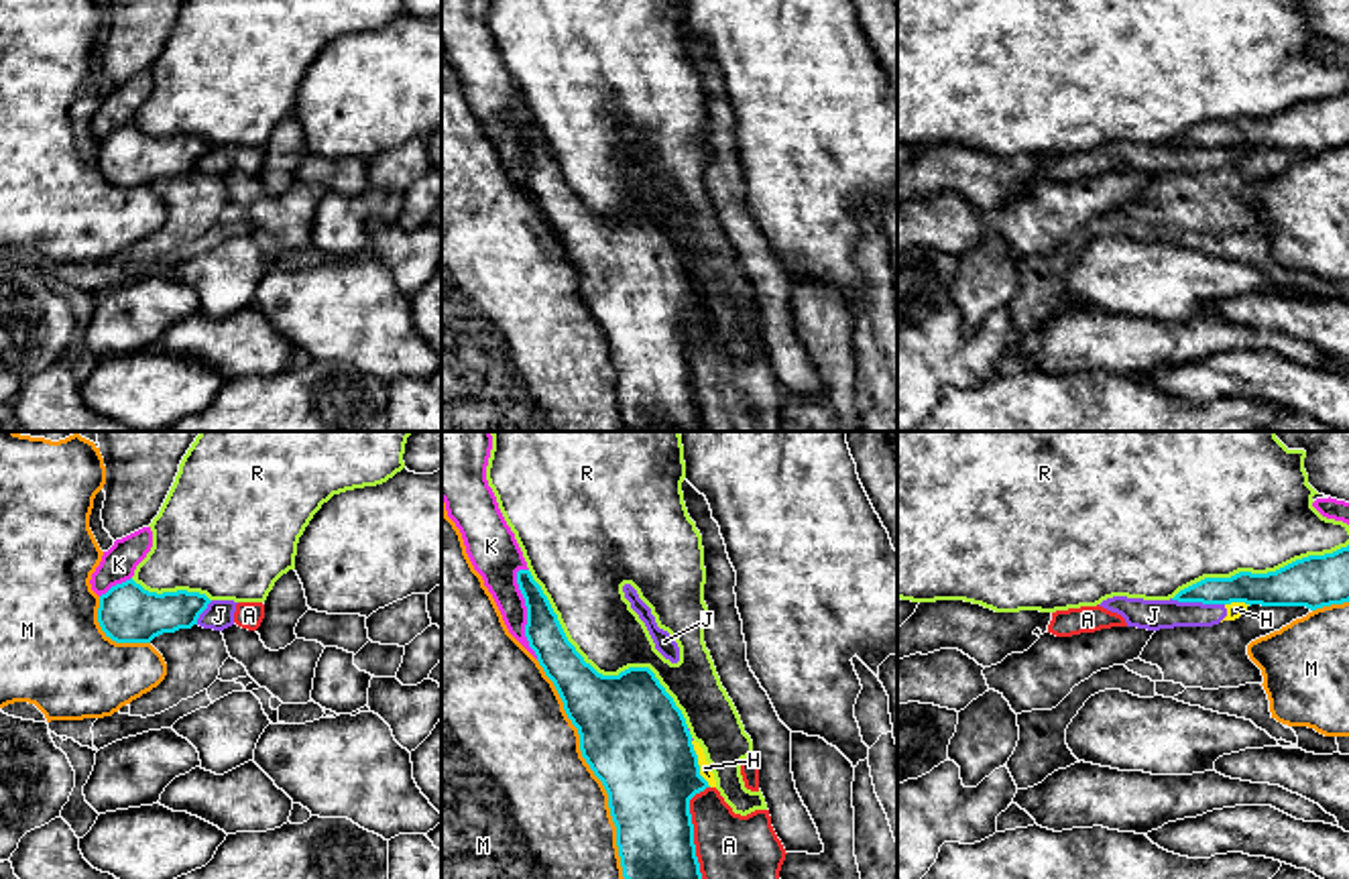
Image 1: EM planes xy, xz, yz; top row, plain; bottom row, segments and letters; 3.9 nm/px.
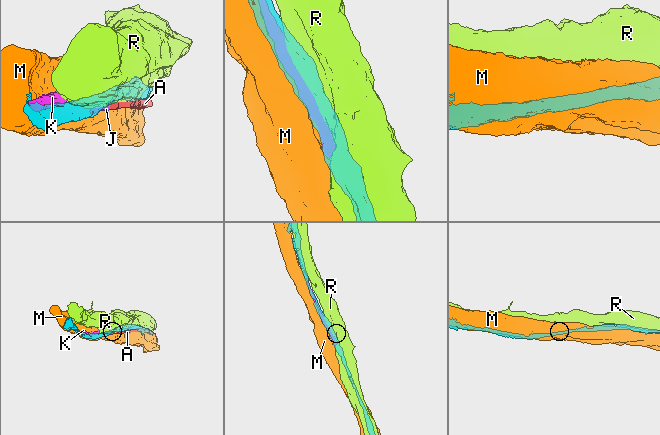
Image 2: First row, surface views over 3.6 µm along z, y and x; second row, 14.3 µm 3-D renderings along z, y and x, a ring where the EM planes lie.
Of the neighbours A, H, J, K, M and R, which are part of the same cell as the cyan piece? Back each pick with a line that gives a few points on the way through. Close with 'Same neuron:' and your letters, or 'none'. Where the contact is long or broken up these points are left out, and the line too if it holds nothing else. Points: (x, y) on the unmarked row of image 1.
Same neuron: none

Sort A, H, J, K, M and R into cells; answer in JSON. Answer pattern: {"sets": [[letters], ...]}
{"sets": [["A", "H", "J"], ["K"], ["M"], ["R"]]}

